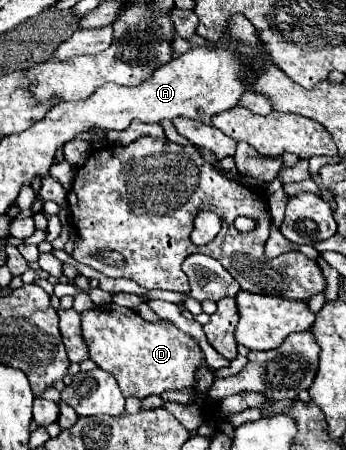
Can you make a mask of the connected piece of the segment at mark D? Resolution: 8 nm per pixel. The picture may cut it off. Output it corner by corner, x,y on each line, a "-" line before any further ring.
115,303
81,313
81,337
87,343
89,359
117,379
123,397
145,399
165,391
189,389
195,385
199,367
209,367
199,343
191,335
165,319
149,323
137,311

